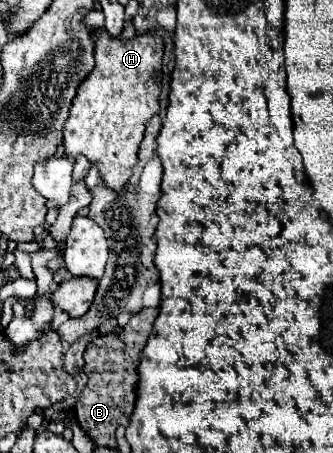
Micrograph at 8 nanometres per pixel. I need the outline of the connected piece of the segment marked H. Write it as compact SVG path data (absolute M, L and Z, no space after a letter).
M104 27L92 29L94 37L94 55L96 65L92 69L92 75L80 83L80 91L76 91L76 99L72 101L70 117L64 123L64 147L66 155L86 155L90 163L94 163L100 169L102 181L110 189L122 189L130 175L132 167L138 161L138 149L144 137L144 123L158 113L158 97L162 91L160 79L162 79L162 53L164 53L164 39L158 37L156 31L148 31L144 35L122 39L112 37Z

